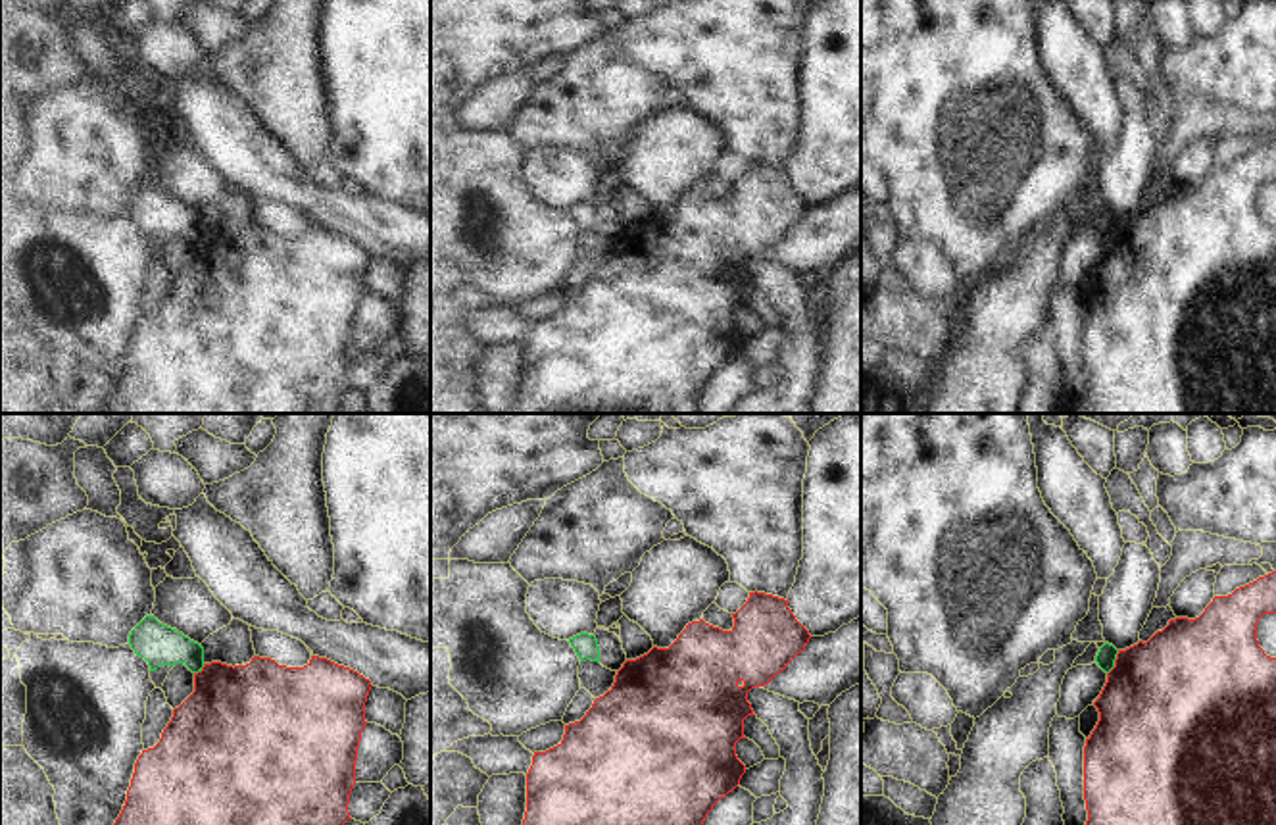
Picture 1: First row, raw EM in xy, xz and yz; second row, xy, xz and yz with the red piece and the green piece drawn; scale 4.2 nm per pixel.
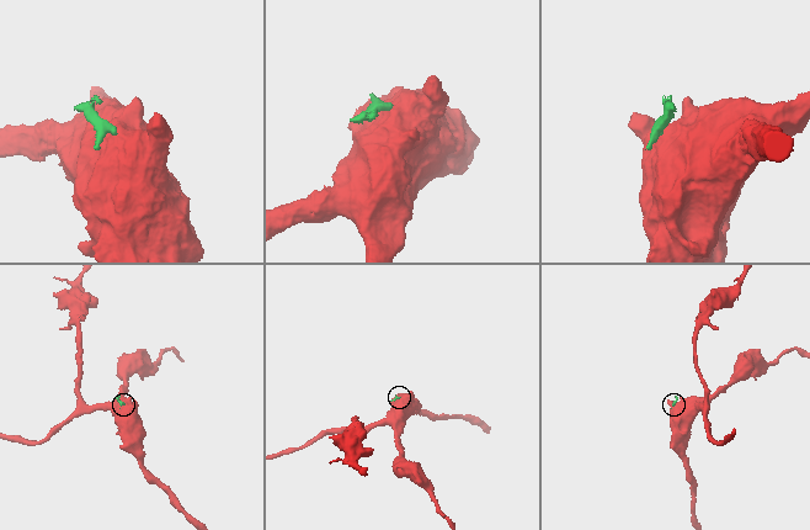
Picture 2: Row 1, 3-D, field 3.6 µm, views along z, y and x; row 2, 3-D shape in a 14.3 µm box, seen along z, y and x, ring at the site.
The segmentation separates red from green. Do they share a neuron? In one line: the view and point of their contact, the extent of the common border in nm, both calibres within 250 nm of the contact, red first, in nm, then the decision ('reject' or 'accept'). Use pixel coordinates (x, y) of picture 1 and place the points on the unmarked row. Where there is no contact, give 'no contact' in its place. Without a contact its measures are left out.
contact yz (1115, 231); length 120 nm; calibres 500 and 80 nm; reject

